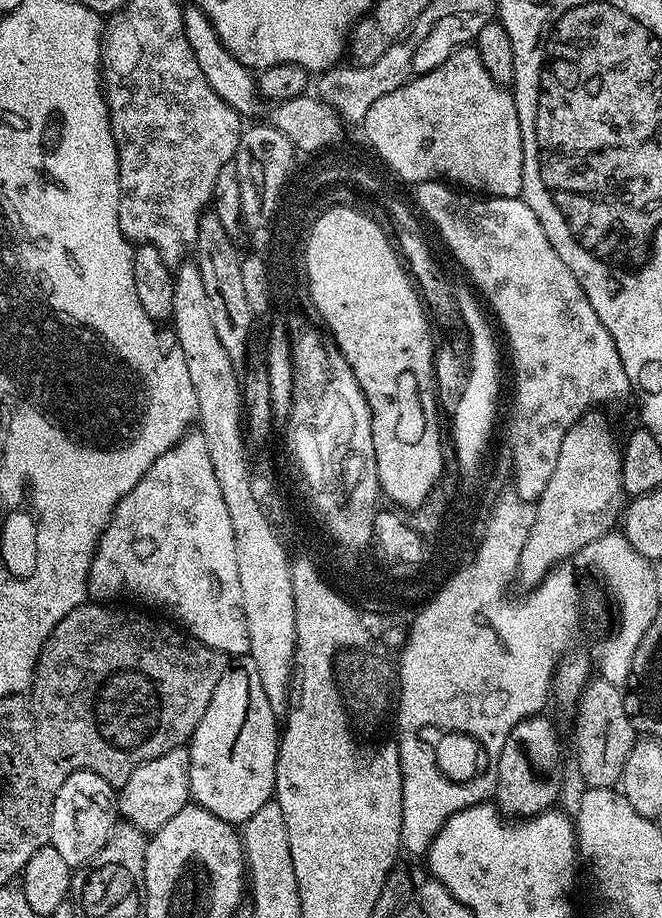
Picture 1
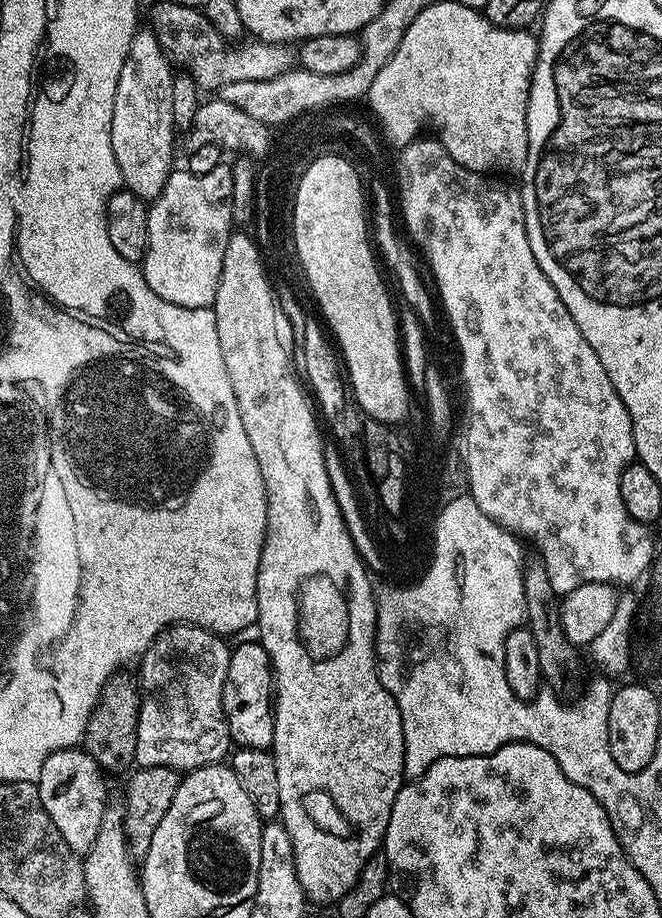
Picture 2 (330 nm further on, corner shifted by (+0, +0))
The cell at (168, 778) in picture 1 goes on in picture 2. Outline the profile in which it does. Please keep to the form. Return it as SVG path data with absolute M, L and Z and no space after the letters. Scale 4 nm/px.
M173 624L154 638L139 661L141 702L135 759L139 767L162 766L187 774L207 764L219 764L229 755L233 743L222 694L231 657L232 648L225 637L196 624Z

